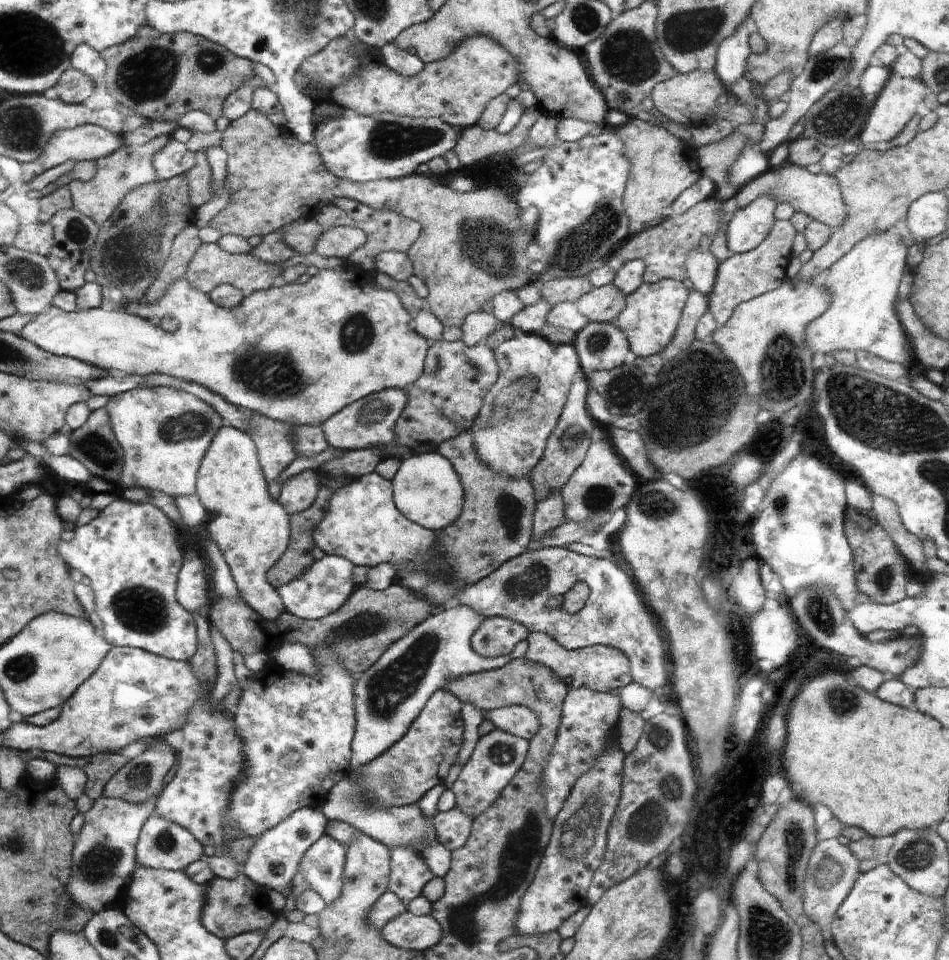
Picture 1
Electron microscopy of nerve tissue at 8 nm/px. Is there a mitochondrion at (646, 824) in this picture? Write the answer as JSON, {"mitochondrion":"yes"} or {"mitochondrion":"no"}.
{"mitochondrion":"yes"}

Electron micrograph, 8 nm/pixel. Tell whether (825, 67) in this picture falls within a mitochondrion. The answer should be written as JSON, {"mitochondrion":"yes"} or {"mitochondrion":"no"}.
{"mitochondrion":"yes"}

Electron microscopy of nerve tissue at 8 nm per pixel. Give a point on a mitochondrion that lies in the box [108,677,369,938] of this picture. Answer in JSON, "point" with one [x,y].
{"point":[140,777]}

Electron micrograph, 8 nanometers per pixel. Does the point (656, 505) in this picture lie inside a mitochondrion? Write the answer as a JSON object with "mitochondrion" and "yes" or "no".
{"mitochondrion":"yes"}

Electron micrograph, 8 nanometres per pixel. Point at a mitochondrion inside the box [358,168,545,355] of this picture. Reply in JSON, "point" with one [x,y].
{"point":[490,250]}

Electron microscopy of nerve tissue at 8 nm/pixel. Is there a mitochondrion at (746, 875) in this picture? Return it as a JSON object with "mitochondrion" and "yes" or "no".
{"mitochondrion":"no"}

